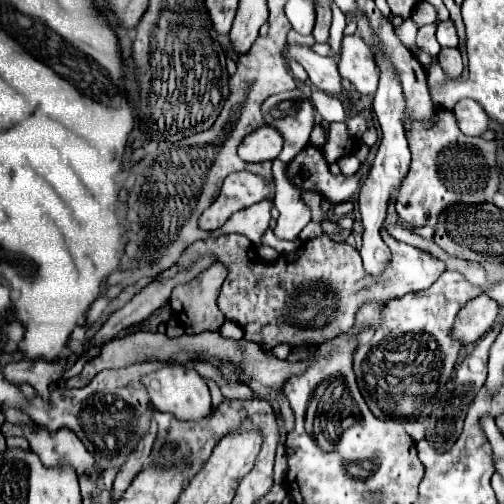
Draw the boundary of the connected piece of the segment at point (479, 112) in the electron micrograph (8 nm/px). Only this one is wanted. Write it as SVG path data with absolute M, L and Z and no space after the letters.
M460 100L454 106L454 114L458 120L458 126L464 134L470 136L482 136L488 130L488 114L484 112L484 108L476 102L476 100Z

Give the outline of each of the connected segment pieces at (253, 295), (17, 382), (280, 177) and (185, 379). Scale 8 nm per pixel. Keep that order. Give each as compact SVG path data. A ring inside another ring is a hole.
M384 228L382 238L392 250L392 260L378 280L370 280L370 276L366 276L356 248L346 242L334 242L324 234L304 242L294 256L280 254L276 262L262 260L250 240L242 234L198 240L188 246L182 258L162 272L160 278L174 276L178 270L188 268L200 254L214 252L228 268L228 278L218 294L218 308L228 320L234 320L244 328L244 338L262 344L266 350L272 350L282 342L292 346L318 346L350 330L350 324L354 324L354 312L360 308L362 300L388 302L404 296L406 292L424 290L446 270L444 262L434 260L424 250L394 240Z
M6 362L2 364L2 374L4 378L14 384L14 386L22 386L24 382L28 382L44 400L50 396L50 384L60 380L64 368L56 366L56 364L46 364L46 362Z
M279 159L272 161L274 184L276 184L274 204L280 210L280 218L274 234L278 238L296 240L298 232L312 220L312 210L302 200L300 190L288 180L286 167L287 165Z
M164 366L156 372L150 372L148 376L142 376L142 384L150 394L154 408L160 412L172 412L178 420L200 420L202 416L208 416L212 412L208 386L194 368Z

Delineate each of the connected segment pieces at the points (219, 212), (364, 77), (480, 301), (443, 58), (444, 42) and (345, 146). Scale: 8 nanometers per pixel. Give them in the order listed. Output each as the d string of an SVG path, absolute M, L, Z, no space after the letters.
M236 172L230 174L220 190L216 202L204 210L200 216L202 230L220 228L234 212L256 204L262 198L274 196L274 184L264 182L260 176L252 172Z
M358 34L344 36L338 70L340 70L340 76L352 82L352 86L360 94L370 96L376 92L378 68L374 64L374 54L370 52L370 46Z
M486 294L476 296L458 314L458 320L454 324L454 338L462 340L462 344L472 344L480 340L494 326L498 312L500 306L496 300Z
M442 48L438 54L438 60L440 60L442 68L446 68L446 72L450 72L452 76L462 74L462 56L460 56L458 48Z
M450 18L438 24L438 30L436 30L436 38L438 38L440 46L458 46L456 28L454 28L454 22L452 22Z
M332 122L328 126L328 138L326 138L326 144L322 148L322 154L324 154L328 164L334 164L342 156L354 154L356 146L358 146L358 140L348 134L346 122Z

